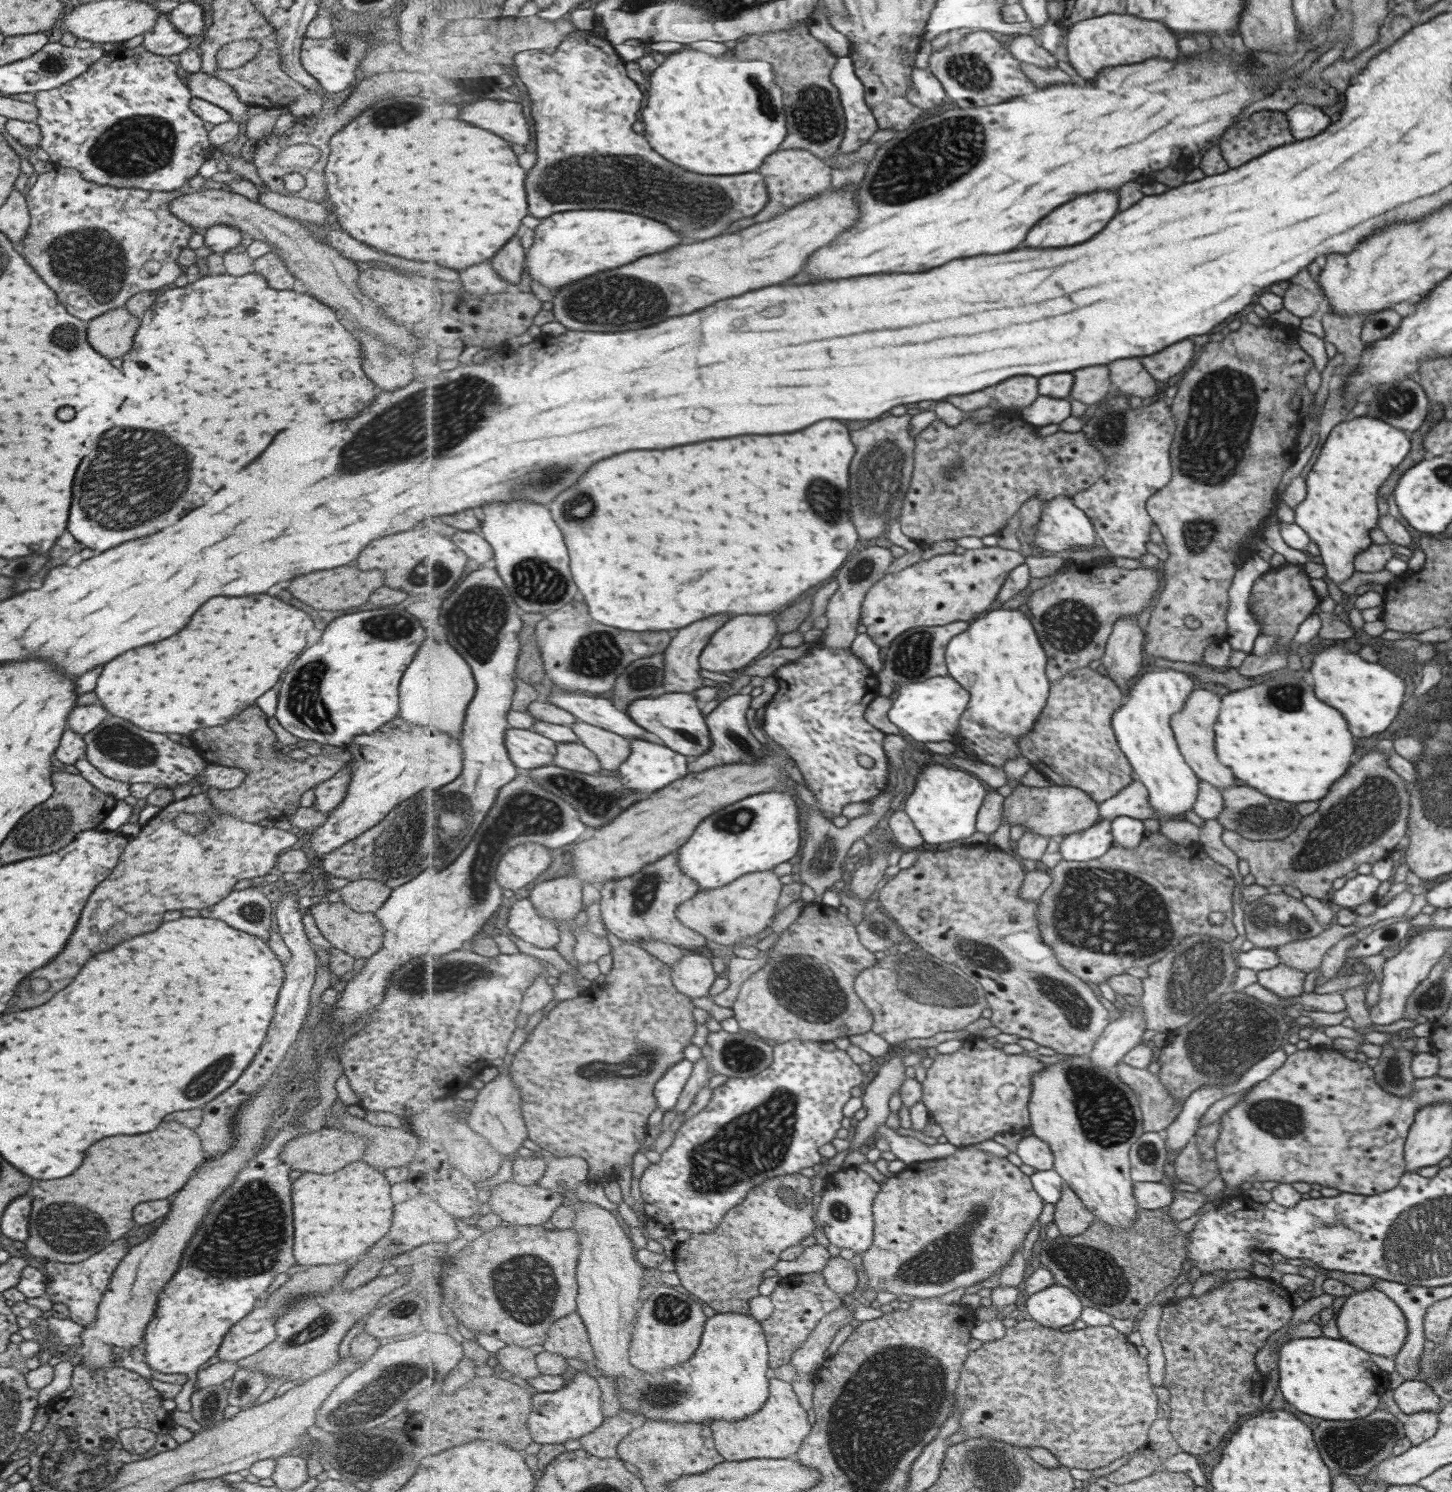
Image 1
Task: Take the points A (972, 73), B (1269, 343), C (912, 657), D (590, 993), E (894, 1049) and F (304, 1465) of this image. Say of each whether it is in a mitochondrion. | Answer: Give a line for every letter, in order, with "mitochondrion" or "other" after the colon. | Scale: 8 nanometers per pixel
A: mitochondrion
B: other
C: mitochondrion
D: other
E: other
F: other

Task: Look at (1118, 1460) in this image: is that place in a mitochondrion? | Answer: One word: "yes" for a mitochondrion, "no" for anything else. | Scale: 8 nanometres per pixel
no

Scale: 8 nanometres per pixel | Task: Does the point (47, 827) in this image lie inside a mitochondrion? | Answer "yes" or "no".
yes

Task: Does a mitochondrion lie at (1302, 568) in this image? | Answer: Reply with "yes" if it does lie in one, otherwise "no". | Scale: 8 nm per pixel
no

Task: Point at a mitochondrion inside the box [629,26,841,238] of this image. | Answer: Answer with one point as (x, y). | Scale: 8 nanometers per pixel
(766, 101)

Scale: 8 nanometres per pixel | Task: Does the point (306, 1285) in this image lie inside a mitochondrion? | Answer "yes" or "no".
yes

